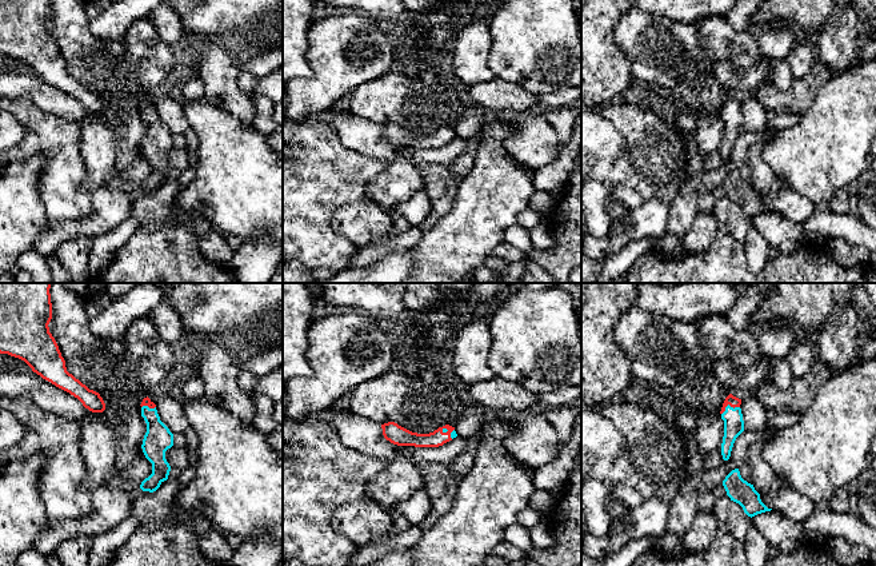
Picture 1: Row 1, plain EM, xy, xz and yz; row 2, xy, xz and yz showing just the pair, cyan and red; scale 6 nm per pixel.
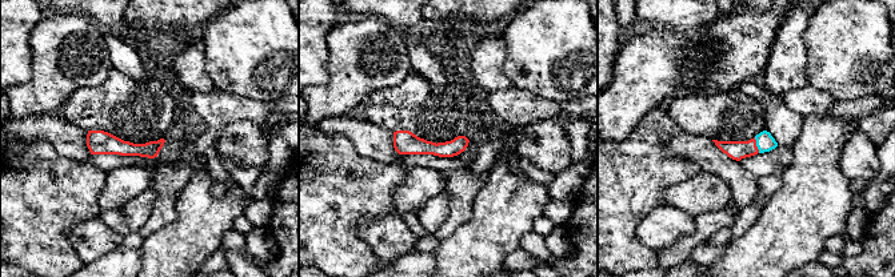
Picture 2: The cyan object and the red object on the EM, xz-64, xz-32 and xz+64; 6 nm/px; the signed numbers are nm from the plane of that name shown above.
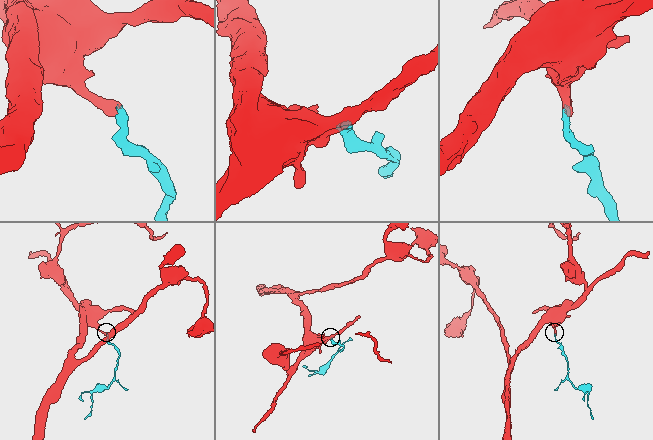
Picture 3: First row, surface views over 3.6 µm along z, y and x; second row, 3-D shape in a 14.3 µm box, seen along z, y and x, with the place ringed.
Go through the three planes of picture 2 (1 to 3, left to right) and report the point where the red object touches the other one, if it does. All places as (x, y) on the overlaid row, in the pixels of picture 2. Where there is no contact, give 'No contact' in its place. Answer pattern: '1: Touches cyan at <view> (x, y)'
1: No contact
2: No contact
3: Touches cyan at xz+64 (756, 145)

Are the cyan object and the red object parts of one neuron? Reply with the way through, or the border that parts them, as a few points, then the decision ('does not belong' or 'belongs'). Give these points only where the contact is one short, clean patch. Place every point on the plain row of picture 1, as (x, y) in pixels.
across yz (734, 126), (728, 106), (732, 102) | belongs

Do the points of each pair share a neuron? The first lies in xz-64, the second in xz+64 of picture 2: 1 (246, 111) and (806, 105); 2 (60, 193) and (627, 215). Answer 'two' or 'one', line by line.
1: one
2: one

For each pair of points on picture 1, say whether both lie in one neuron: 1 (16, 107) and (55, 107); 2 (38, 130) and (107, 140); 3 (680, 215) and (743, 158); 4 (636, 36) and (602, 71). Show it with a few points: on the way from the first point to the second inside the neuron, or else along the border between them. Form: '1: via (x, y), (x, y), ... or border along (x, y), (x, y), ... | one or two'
1: border along (14, 99), (27, 98), (39, 108), (66, 119) | two
2: border along (79, 123), (80, 156), (86, 167) | two
3: via (688, 198), (703, 183), (716, 178), (726, 168) | one
4: border along (618, 19), (614, 40), (622, 50), (634, 79) | two

